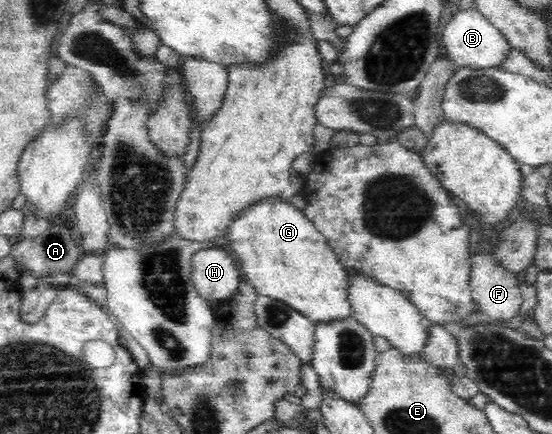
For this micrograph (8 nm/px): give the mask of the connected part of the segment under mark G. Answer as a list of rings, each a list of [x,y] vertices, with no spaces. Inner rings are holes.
[[[271,200],[252,205],[244,216],[231,225],[231,231],[225,239],[231,239],[231,249],[239,257],[240,270],[246,275],[249,284],[257,296],[265,296],[299,312],[315,325],[356,320],[351,304],[350,271],[335,256],[314,226],[303,216],[303,212],[292,204]]]

